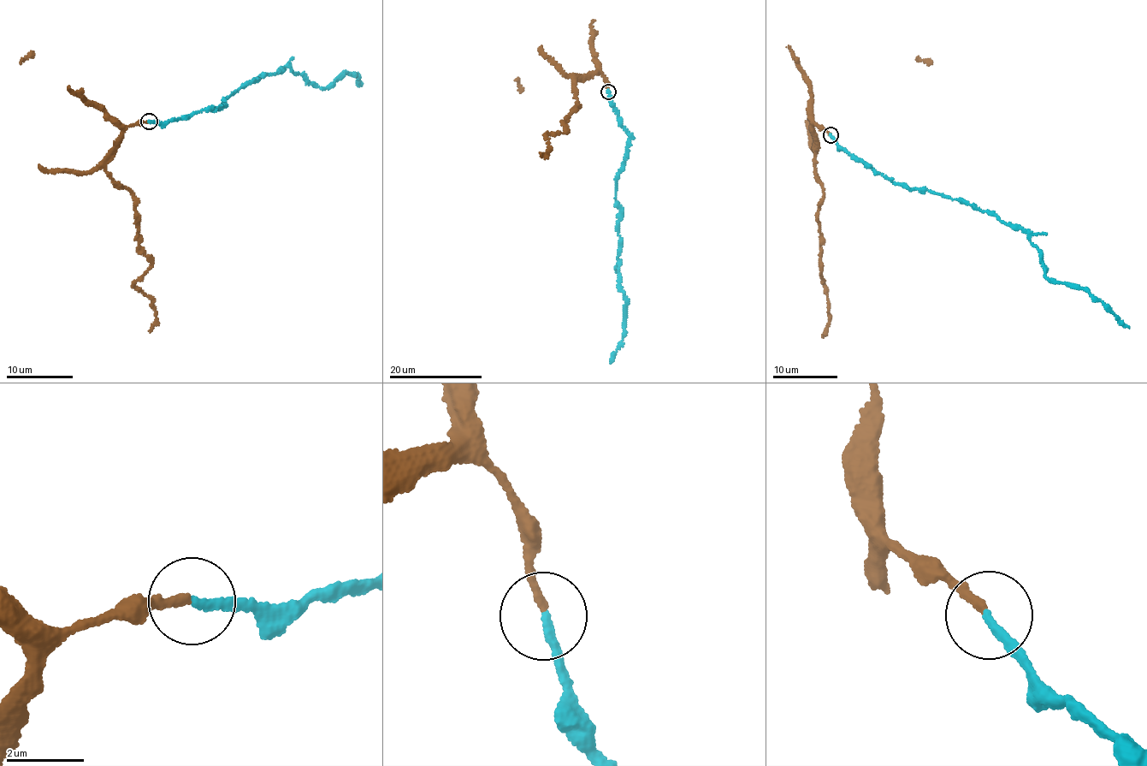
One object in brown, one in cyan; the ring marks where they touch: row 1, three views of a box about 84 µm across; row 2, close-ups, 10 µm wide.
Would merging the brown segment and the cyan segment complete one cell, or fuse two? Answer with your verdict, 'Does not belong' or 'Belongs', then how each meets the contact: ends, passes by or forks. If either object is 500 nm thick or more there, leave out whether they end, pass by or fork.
Belongs. At the ring brown ends. At the ring cyan ends

